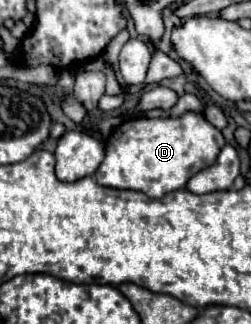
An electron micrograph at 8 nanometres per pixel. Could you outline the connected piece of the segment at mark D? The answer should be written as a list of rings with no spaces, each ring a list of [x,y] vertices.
[[[185,113],[179,119],[147,119],[147,117],[133,117],[121,123],[111,137],[107,139],[107,153],[103,163],[99,165],[95,177],[99,185],[105,187],[115,187],[115,189],[133,189],[141,191],[151,199],[159,199],[165,193],[177,191],[187,185],[187,181],[199,173],[199,169],[205,169],[215,163],[221,147],[225,145],[225,139],[219,129],[215,129],[203,115],[195,113]]]

